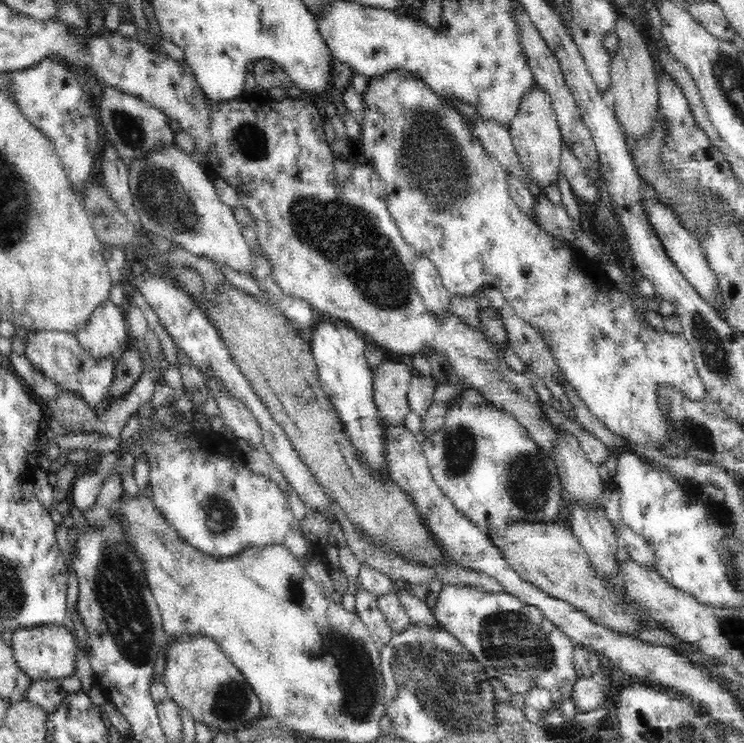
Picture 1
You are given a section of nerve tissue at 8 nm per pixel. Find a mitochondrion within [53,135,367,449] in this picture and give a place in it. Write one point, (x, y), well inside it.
(162, 196)

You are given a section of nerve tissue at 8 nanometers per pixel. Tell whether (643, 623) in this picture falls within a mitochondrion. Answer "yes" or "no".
no

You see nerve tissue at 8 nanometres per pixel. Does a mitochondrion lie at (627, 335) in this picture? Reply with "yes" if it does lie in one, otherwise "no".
no

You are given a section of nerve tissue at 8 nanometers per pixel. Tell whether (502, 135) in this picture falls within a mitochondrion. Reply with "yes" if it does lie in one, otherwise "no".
no

